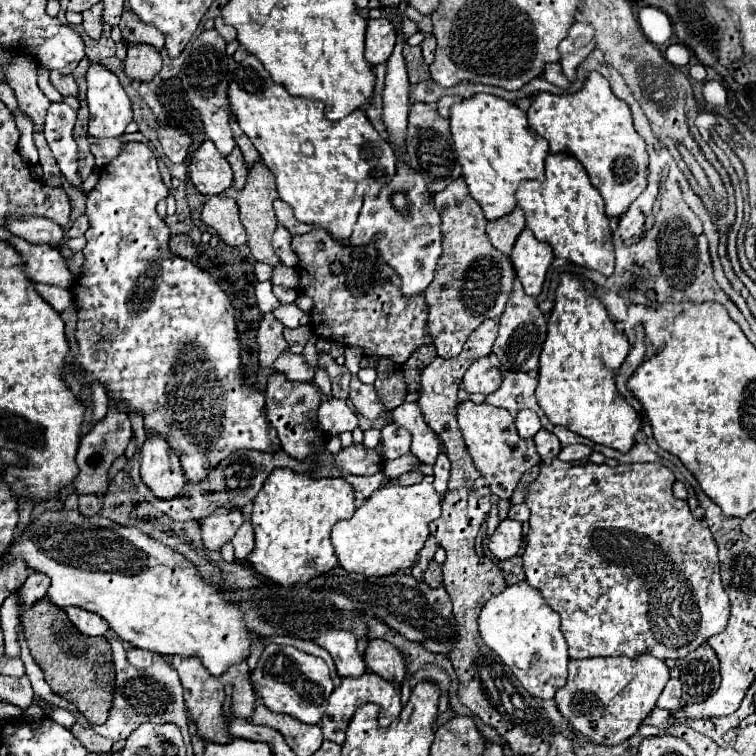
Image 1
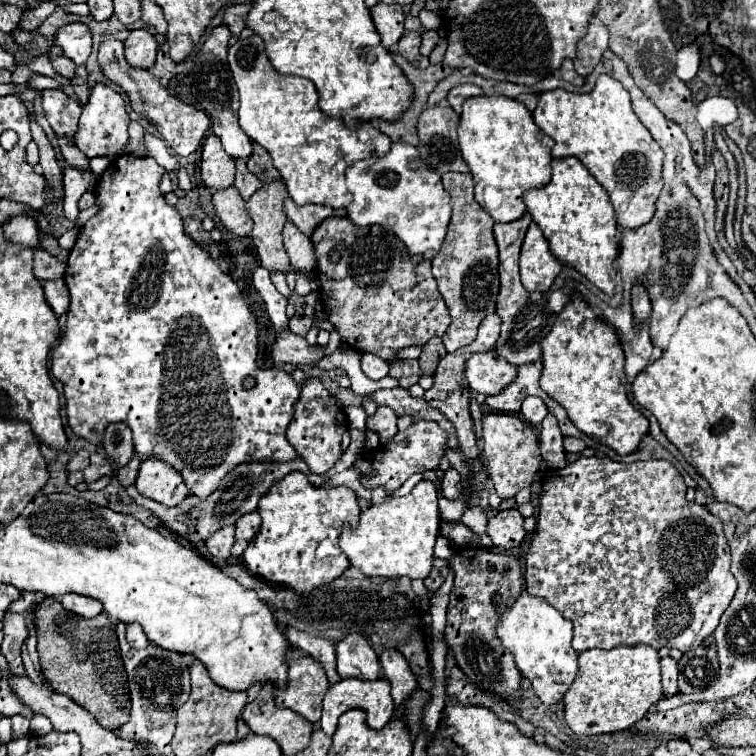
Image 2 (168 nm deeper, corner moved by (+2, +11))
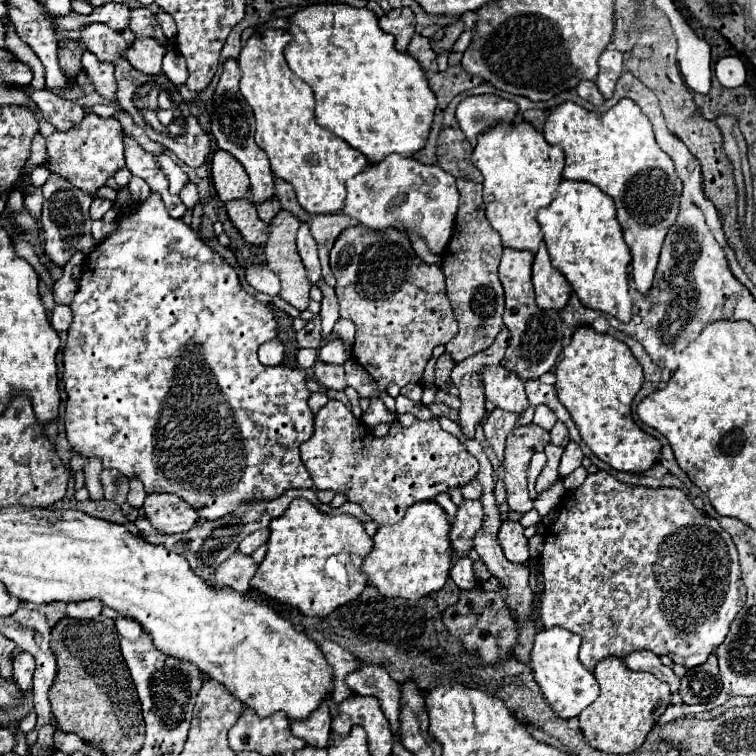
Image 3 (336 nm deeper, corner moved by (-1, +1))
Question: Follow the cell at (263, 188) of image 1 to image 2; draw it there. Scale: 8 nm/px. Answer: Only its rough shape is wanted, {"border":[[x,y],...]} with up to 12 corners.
{"border":[[283,181],[263,183],[245,201],[251,239],[265,269],[287,271],[281,229]]}

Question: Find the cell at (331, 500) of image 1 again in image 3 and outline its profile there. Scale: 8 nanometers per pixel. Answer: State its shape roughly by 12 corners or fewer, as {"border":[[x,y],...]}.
{"border":[[294,499],[252,589],[326,617],[374,549],[352,515]]}

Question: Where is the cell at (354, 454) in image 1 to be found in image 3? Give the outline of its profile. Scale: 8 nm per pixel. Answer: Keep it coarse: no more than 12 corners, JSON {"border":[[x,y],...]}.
{"border":[[340,401],[300,451],[378,527],[476,479],[438,419],[376,437]]}

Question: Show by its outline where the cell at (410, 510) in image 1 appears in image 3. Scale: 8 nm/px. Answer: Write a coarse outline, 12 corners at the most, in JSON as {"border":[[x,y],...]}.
{"border":[[414,503],[374,535],[364,573],[386,597],[440,591],[450,517]]}

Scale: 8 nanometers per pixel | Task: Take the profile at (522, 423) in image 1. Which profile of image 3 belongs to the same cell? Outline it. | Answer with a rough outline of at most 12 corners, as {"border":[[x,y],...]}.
{"border":[[546,405],[536,407],[534,423],[550,431],[556,415]]}

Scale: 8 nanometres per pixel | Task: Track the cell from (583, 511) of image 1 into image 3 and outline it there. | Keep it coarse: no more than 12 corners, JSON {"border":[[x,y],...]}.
{"border":[[606,471],[546,531],[540,619],[592,671],[686,669],[746,603],[680,489]]}

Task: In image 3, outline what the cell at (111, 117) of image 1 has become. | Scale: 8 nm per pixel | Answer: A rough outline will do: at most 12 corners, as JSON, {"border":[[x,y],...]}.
{"border":[[116,119],[46,139],[46,169],[94,195],[124,167]]}

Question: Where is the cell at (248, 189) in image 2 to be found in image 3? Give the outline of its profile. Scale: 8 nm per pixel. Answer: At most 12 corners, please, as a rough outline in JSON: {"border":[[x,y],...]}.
{"border":[[278,199],[258,205],[258,215],[270,223],[280,209]]}

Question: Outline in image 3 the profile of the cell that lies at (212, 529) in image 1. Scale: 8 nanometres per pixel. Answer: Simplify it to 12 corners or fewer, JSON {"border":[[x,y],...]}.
{"border":[[236,553],[214,575],[218,589],[246,595],[258,565]]}

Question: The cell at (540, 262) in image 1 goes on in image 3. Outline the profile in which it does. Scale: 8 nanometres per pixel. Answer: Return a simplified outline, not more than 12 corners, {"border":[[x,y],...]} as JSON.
{"border":[[544,243],[532,283],[542,309],[560,311],[572,295],[570,283],[552,267]]}

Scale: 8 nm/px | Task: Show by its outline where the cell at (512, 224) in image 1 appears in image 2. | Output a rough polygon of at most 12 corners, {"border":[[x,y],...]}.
{"border":[[529,213],[495,223],[503,319],[495,351],[511,365],[541,359],[555,313],[519,281]]}

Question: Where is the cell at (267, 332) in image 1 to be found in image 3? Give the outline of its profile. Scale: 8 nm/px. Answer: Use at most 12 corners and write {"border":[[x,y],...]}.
{"border":[[316,361],[314,375],[328,389],[348,387],[342,365]]}

